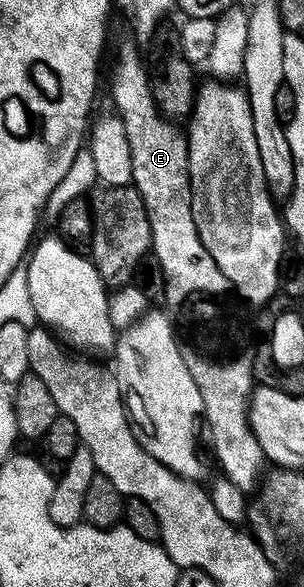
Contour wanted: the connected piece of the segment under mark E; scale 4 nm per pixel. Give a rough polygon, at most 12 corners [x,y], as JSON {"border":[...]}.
{"border":[[125,44],[113,104],[165,300],[230,291],[195,230],[189,141]]}

